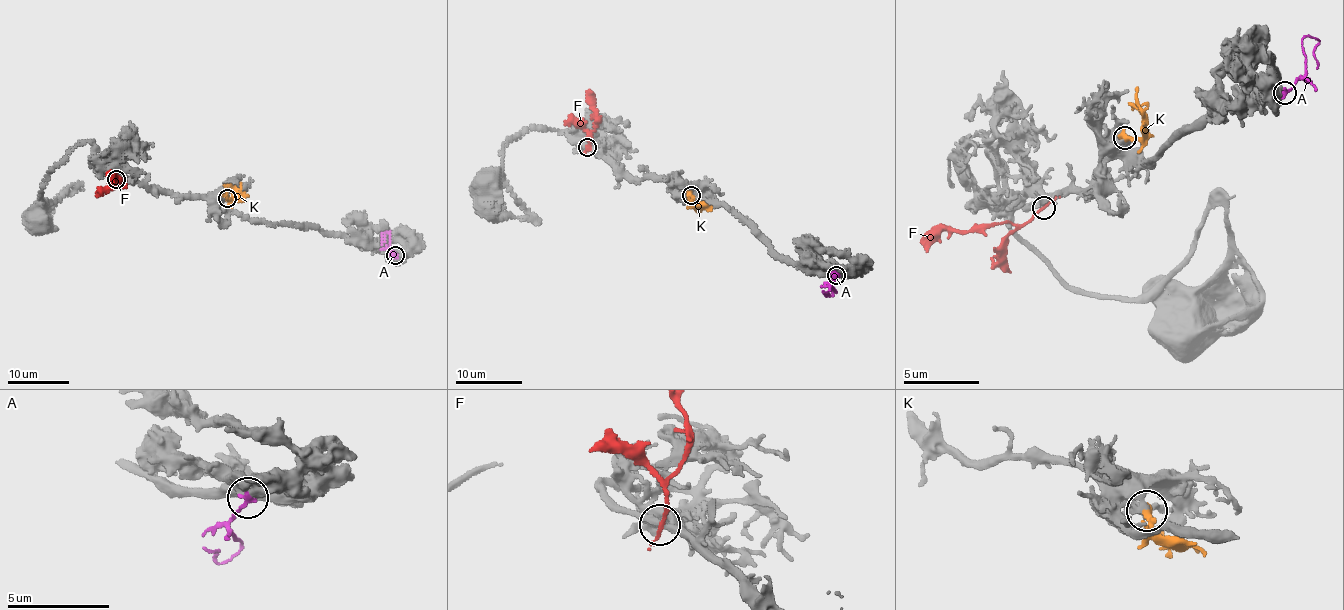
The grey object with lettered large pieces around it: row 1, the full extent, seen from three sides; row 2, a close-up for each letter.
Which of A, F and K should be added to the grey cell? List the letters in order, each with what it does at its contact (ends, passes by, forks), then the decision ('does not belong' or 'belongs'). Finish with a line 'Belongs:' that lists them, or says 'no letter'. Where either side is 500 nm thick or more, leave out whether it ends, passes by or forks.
A: does not belong
F: it passes by | does not belong
K: it ends | belongs
Belongs: K

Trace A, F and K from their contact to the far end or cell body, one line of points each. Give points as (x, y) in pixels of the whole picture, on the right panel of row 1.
A: (1284, 94), (1306, 70), (1307, 35), (1317, 42), (1316, 70)
F: (1043, 207), (1026, 222), (931, 230), (920, 243)
K: (1123, 139), (1141, 136), (1146, 114), (1134, 105), (1133, 109)

